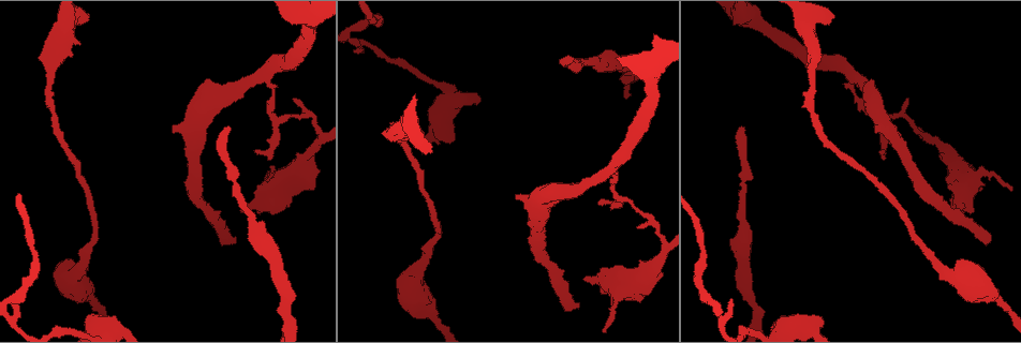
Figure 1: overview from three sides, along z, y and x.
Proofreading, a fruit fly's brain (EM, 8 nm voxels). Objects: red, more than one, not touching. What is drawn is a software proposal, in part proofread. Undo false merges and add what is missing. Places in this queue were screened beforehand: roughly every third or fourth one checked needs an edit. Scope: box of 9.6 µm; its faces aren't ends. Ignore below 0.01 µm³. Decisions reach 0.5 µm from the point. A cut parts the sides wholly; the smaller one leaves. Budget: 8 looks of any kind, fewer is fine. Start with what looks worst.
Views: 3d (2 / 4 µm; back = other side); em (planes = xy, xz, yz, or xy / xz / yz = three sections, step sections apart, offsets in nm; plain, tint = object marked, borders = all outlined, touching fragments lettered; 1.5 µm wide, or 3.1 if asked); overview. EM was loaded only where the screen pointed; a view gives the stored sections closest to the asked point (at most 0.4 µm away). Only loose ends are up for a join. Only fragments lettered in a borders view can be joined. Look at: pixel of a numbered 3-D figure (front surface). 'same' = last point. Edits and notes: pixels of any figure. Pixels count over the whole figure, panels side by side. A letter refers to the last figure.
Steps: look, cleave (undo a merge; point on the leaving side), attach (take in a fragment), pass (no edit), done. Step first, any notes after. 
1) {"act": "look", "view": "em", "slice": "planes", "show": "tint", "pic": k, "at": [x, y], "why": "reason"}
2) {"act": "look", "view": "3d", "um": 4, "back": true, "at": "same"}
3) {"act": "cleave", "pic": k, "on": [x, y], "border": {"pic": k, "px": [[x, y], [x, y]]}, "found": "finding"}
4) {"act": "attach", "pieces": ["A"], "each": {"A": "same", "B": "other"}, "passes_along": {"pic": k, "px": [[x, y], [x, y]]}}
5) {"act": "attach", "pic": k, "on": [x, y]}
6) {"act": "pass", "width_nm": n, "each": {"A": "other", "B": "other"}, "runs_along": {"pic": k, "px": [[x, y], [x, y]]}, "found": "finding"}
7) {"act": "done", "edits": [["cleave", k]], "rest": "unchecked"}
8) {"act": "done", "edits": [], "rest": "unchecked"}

{"act": "look", "view": "3d", "um": 4, "pic": 1, "at": [878, 131], "why": "free end"}

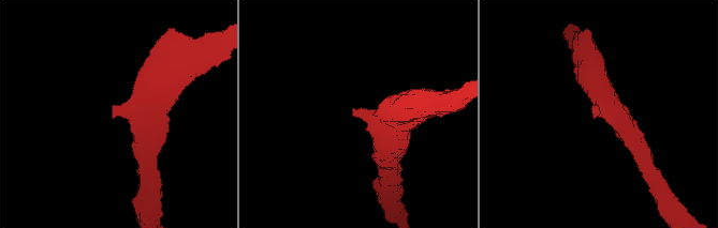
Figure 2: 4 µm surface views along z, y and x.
{"act": "look", "view": "em", "slice": "planes", "show": "borders", "pic": 2, "at": [594, 117]}

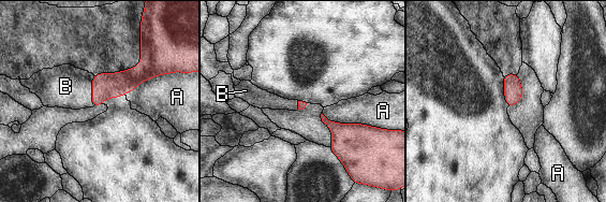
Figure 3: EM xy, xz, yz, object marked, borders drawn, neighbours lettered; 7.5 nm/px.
{"act": "attach", "pic": 3, "on": [65, 86], "each": {"A": "other", "B": "same"}, "found": "it goes on there"}

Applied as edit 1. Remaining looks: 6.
{"act": "look", "view": "overview"}

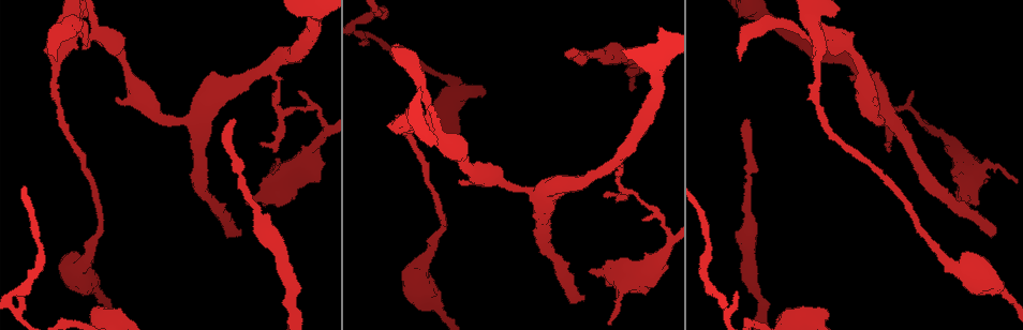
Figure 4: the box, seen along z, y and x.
{"act": "look", "view": "em", "slice": "planes", "show": "borders", "pic": 4, "at": [856, 70]}

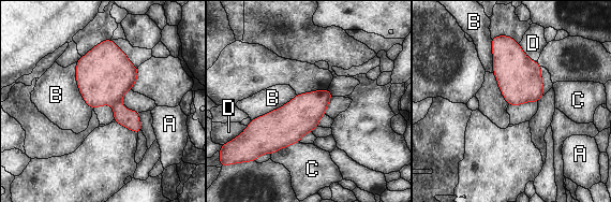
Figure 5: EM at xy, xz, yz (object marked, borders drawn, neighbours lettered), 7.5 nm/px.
{"act": "cleave", "pic": 5, "on": [129, 118], "each": {"A": "other", "B": "other", "C": "other", "D": "other"}, "border": {"pic": 5, "px": [[120, 101], [113, 105]]}, "found": "a second cell is stuck on"}

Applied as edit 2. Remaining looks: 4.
{"act": "look", "view": "3d", "um": 4, "pic": 4, "at": [738, 291], "why": "thin end"}

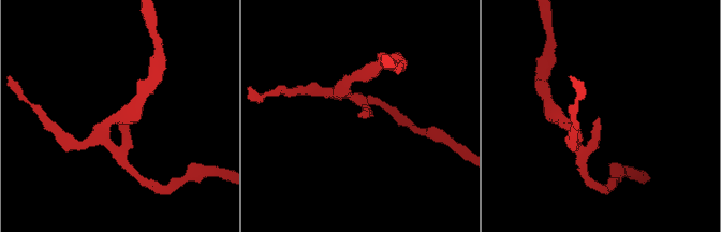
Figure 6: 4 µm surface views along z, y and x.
{"act": "look", "view": "em", "slice": "xz", "step": 4, "show": "borders", "pic": 6, "at": [357, 115], "why": "need the tissue"}

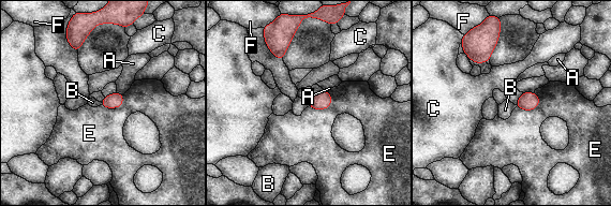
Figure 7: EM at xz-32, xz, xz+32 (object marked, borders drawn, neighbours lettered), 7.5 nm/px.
{"act": "look", "view": "em", "slice": "planes", "show": "borders", "at": "same"}

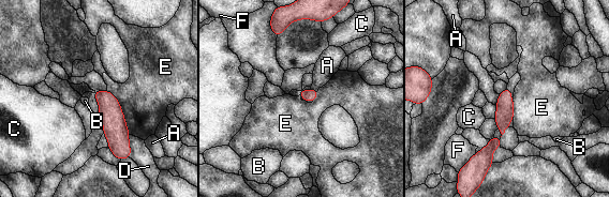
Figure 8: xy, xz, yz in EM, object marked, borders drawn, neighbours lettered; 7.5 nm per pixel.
{"act": "pass", "each": {"A": "other", "B": "other", "C": "other", "D": "other", "E": "other", "F": "other"}, "found": "none of them fits"}

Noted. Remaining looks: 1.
{"act": "done", "edits": [["attach", 3], ["cleave", 5]], "rest": "unchecked"}

